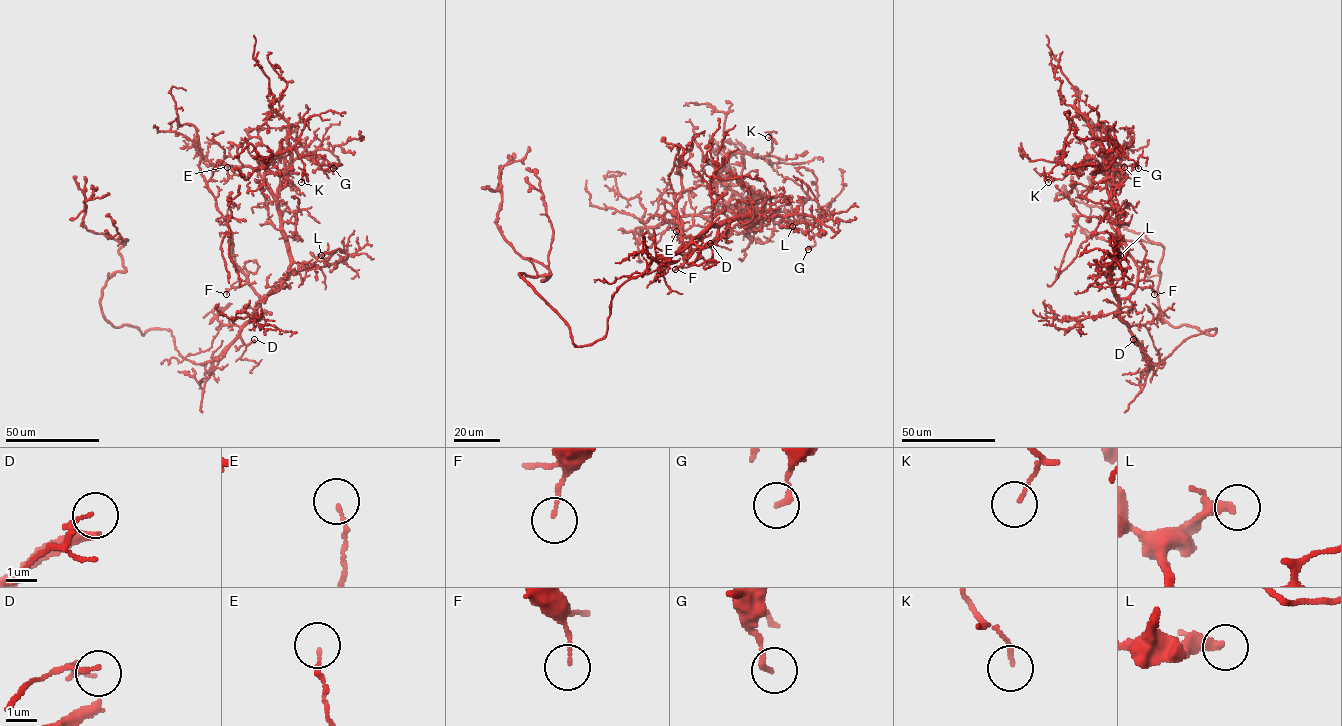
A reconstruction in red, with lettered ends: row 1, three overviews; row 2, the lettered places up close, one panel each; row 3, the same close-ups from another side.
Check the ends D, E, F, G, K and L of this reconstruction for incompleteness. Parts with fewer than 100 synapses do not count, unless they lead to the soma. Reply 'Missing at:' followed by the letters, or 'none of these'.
Missing at: D

